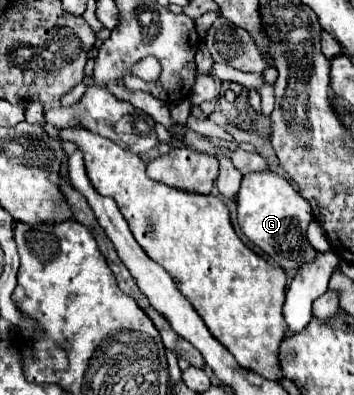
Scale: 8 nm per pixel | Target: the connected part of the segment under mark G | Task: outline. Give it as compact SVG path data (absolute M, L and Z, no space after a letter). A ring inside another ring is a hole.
M268 169L244 175L236 203L242 233L266 255L270 255L286 273L298 271L304 261L316 259L316 249L312 249L306 241L306 227L314 219L312 209L282 175Z

